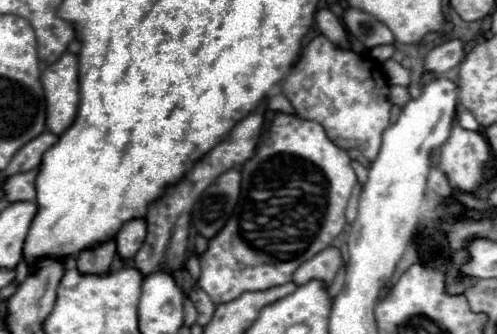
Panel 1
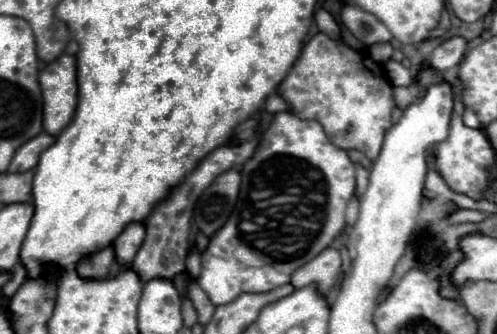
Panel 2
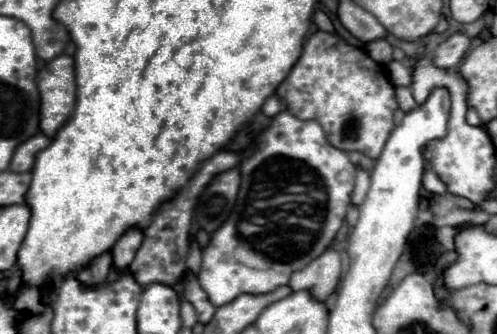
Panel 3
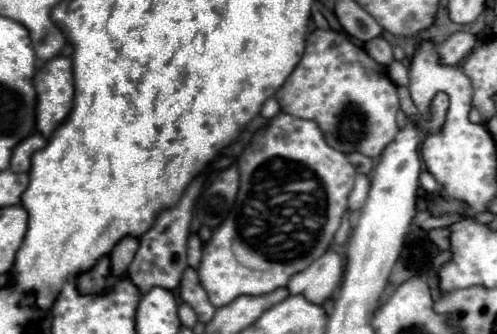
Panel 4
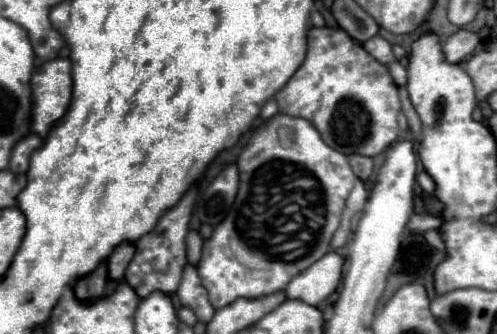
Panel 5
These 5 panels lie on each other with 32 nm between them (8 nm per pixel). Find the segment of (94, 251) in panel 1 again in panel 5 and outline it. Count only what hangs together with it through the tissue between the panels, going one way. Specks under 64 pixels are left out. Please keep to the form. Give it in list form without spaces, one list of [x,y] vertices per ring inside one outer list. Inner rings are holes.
[[[102,262],[94,272],[78,278],[74,282],[74,292],[80,300],[96,300],[106,294],[106,276],[108,276],[108,266]]]

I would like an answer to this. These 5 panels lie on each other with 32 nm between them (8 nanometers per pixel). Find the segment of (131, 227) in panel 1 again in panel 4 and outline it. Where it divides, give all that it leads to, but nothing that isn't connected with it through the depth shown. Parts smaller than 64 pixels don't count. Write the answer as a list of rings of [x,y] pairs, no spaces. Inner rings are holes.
[[[124,236],[110,252],[112,256],[112,272],[116,276],[122,276],[128,268],[128,264],[132,262],[136,250],[138,250],[138,244],[140,244],[140,238],[138,236]]]

